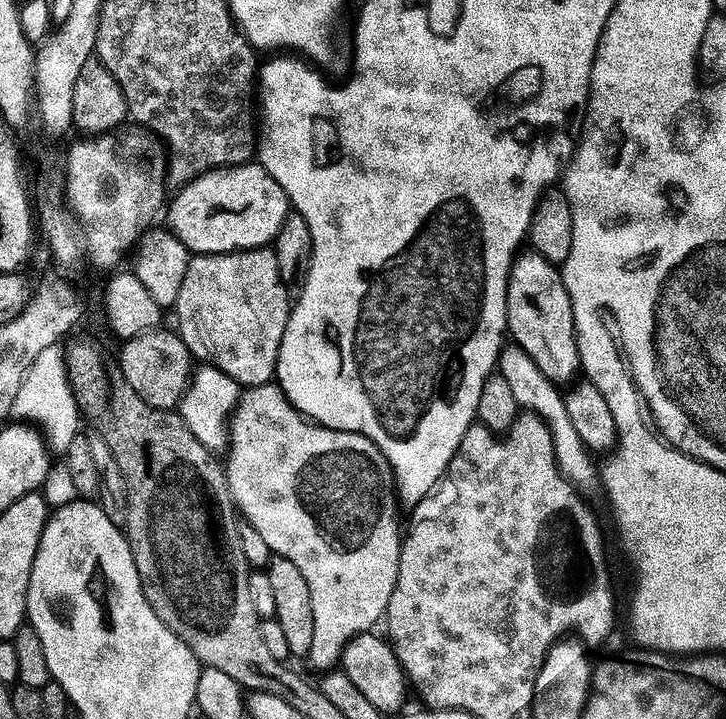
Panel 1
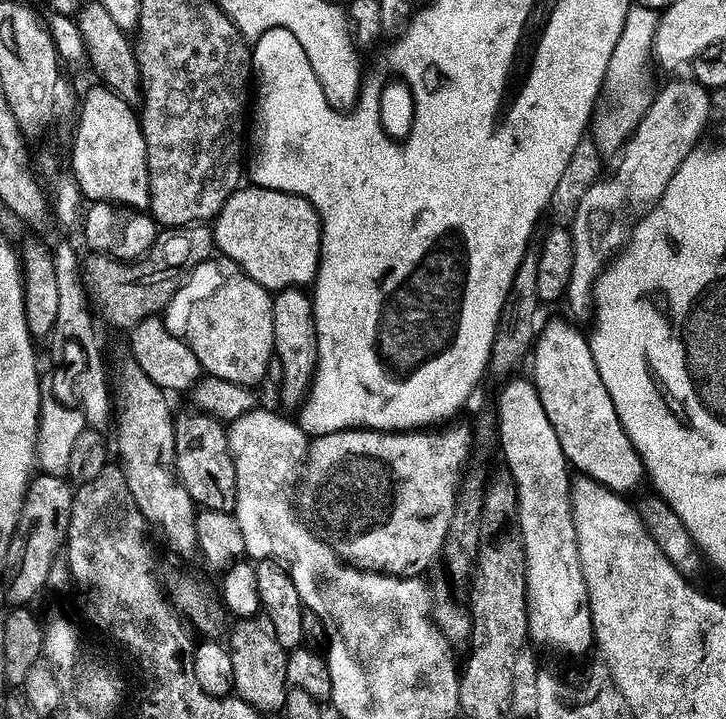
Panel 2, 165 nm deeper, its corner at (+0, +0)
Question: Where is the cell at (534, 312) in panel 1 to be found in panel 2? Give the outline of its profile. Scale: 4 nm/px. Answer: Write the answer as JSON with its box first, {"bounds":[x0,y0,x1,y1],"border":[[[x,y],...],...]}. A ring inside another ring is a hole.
{"bounds":[530,320,645,494],"border":[[[552,320],[545,328],[543,325],[539,329],[530,355],[531,364],[530,380],[536,385],[546,416],[558,434],[569,465],[611,492],[629,494],[643,480],[645,483],[644,459],[626,434],[614,398],[610,398],[602,374],[598,374],[589,337],[585,333],[583,336],[574,325],[564,320]]]}

